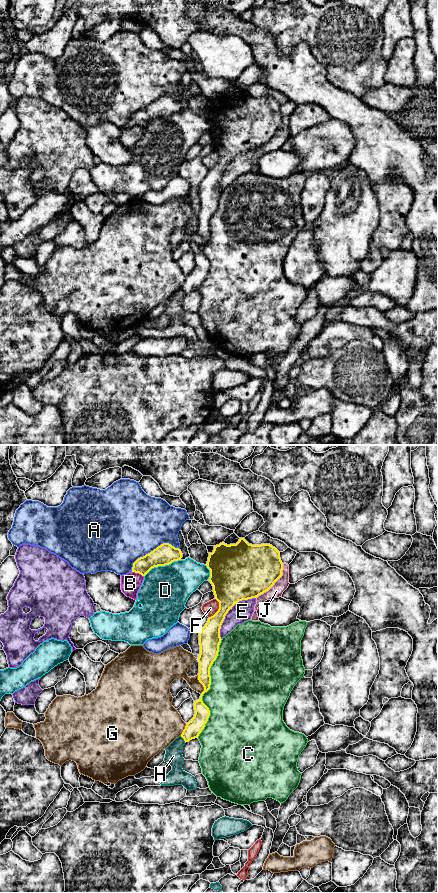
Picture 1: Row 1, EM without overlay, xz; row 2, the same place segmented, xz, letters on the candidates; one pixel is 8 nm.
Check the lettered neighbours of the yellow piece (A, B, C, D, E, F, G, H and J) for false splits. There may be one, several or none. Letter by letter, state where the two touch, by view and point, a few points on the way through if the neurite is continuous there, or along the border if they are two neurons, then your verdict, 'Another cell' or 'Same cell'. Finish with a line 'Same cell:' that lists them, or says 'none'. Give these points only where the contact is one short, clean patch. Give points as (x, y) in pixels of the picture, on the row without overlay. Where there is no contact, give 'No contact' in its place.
A: Touches yellow at xz (153, 102). Another cell
B: Touches yellow at xz (137, 124). Another cell
C: Touches yellow at xz (209, 240). Another cell
D: Touches yellow at xz (162, 117). Another cell
E: Touches yellow at xz (227, 164). Another cell
F: Touches yellow at xz (219, 160). Another cell
G: Touches yellow at xz (201, 235). Another cell
H: Touches yellow at xz (183, 290). Boundary: xz (180, 288), (185, 294). Another cell
J: Touches yellow at xz (274, 134). Boundary: xz (283, 116), (281, 128), (267, 142), (255, 149). Another cell
Same cell: none

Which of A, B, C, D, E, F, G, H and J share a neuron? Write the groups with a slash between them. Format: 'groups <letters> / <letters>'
groups A / B / C / D H / E / F / G / J

